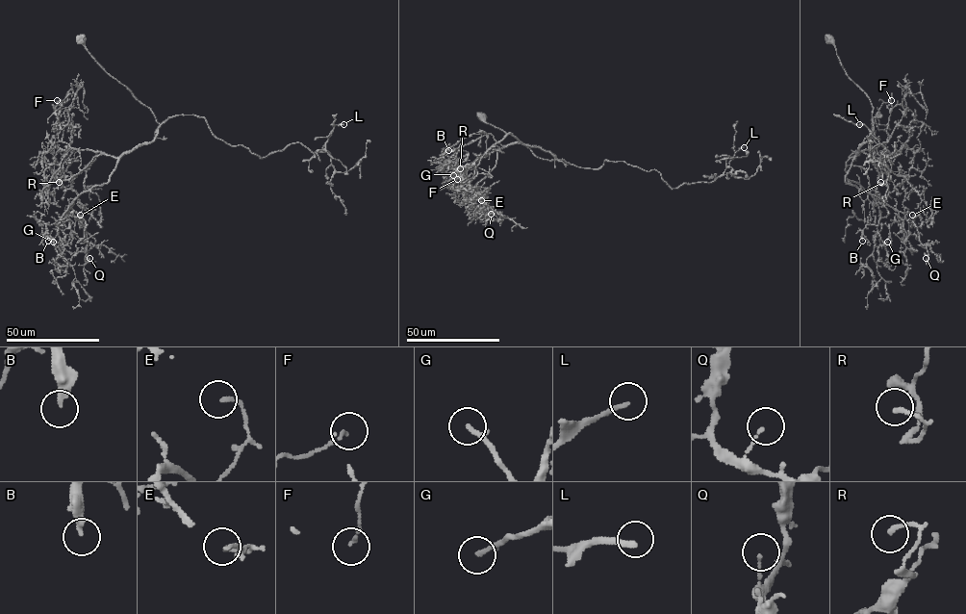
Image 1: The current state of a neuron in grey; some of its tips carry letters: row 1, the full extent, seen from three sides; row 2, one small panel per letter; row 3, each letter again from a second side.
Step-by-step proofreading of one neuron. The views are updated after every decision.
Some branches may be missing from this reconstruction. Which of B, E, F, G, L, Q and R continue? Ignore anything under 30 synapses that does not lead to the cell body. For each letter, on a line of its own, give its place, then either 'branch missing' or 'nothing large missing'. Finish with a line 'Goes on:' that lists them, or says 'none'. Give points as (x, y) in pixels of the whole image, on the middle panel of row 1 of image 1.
B: place (448, 150); branch missing
E: place (481, 200); nothing large missing
F: place (457, 179); nothing large missing
G: place (453, 175); branch missing
L: place (744, 147); nothing large missing
Q: place (491, 214); nothing large missing
R: place (460, 168); nothing large missing
Goes on: B, G

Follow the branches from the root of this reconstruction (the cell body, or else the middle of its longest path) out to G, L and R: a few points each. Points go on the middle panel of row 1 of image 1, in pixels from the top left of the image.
G: (481, 116), (538, 157), (560, 160), (508, 133), (471, 165), (459, 165), (453, 175)
L: (481, 116), (538, 157), (594, 169), (605, 160), (623, 162), (655, 169), (672, 188), (712, 182), (744, 147)
R: (481, 116), (516, 138), (538, 157), (560, 160), (537, 147), (514, 142), (483, 154), (458, 174), (460, 168)

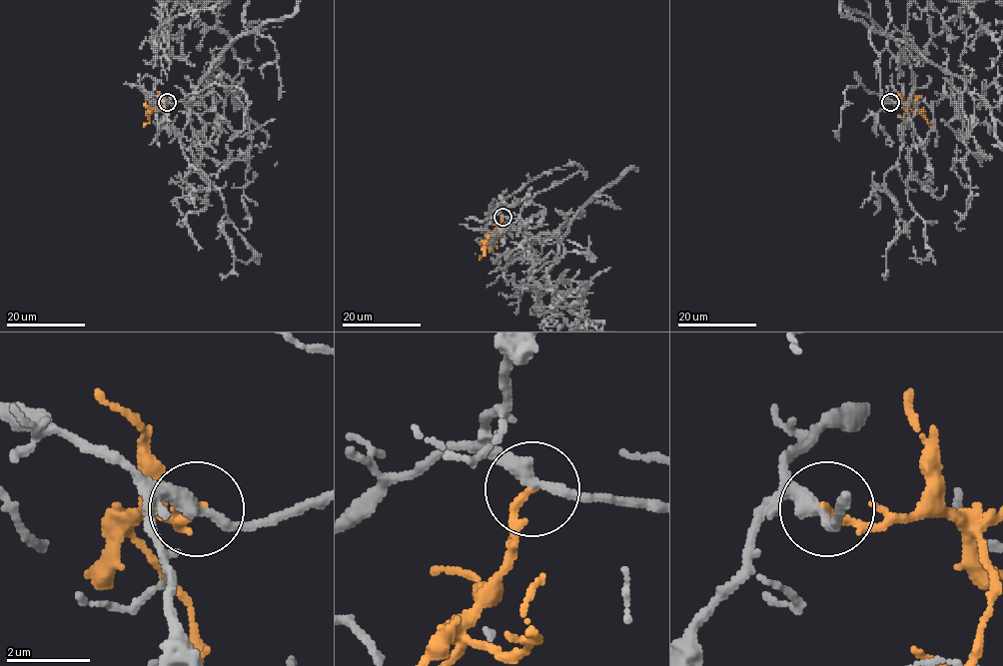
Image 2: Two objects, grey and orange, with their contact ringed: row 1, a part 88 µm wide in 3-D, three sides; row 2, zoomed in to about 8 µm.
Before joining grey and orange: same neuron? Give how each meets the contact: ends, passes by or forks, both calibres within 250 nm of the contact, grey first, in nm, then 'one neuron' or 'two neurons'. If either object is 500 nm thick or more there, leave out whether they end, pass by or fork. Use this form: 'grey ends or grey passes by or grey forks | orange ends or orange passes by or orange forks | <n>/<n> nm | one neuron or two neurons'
grey passes by | orange ends | 320/190 nm | two neurons

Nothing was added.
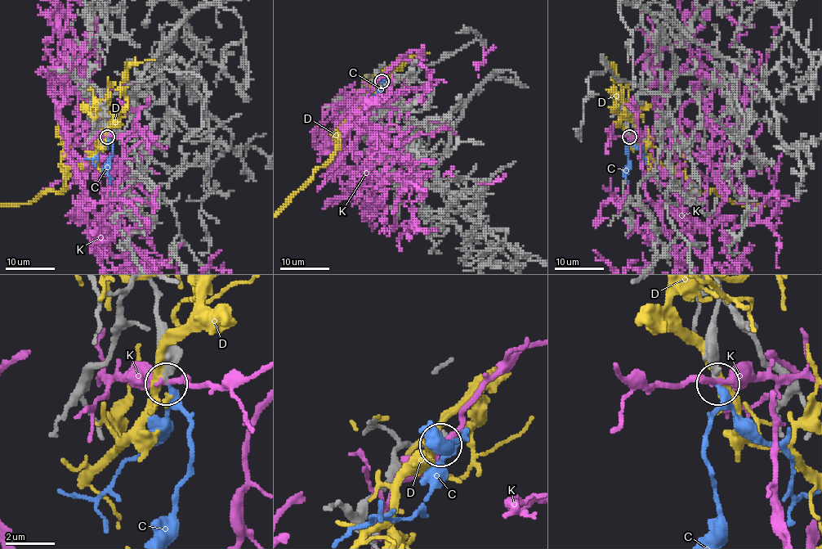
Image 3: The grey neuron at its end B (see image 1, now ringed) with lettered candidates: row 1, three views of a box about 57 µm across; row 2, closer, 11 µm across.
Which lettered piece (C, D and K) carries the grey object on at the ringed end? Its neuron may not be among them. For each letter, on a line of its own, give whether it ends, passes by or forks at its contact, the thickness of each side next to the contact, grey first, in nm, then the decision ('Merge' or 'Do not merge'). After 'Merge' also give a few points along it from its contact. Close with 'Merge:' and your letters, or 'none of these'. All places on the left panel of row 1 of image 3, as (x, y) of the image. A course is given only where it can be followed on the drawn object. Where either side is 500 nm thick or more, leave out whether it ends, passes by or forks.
C: It passes by. Thickness 320 nm (grey) against 240 nm. Merge. Its course: (108, 137), (112, 144), (109, 167), (105, 173), (110, 179), (109, 182)
D: Thickness 650 nm (grey) against 360 nm. Do not merge
K: It passes by. Thickness 360 nm (grey) against 240 nm. Do not merge
Merge: C

